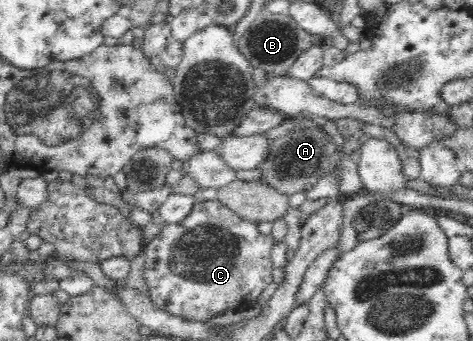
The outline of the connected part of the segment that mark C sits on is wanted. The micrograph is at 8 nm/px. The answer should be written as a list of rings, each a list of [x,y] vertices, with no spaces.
[[[218,199],[195,202],[192,205],[191,211],[187,214],[187,217],[184,217],[179,223],[164,223],[161,226],[161,231],[159,231],[159,233],[149,241],[149,245],[145,247],[143,279],[145,279],[145,285],[147,285],[147,295],[149,295],[149,299],[157,309],[162,309],[169,316],[182,317],[187,321],[208,322],[211,320],[211,317],[217,317],[219,313],[225,313],[225,311],[229,311],[229,309],[233,310],[237,308],[244,298],[260,294],[261,291],[272,282],[271,271],[273,268],[271,251],[274,244],[275,241],[272,235],[263,235],[258,230],[258,224],[241,219],[233,210],[219,202]]]

